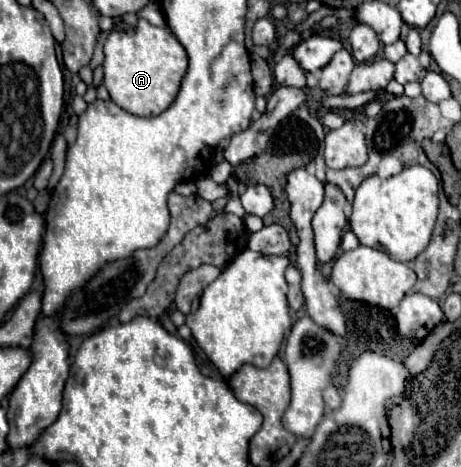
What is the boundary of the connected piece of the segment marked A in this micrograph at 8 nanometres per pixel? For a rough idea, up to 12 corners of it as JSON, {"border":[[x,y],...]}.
{"border":[[140,19],[104,43],[104,87],[134,115],[160,115],[188,55]]}

